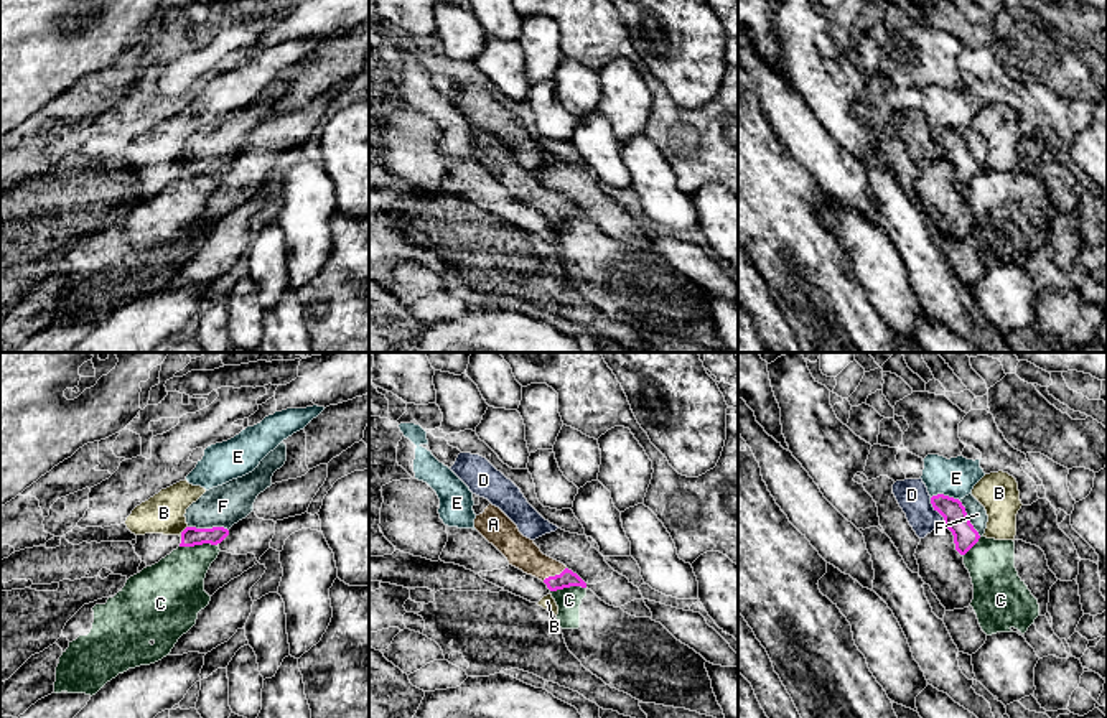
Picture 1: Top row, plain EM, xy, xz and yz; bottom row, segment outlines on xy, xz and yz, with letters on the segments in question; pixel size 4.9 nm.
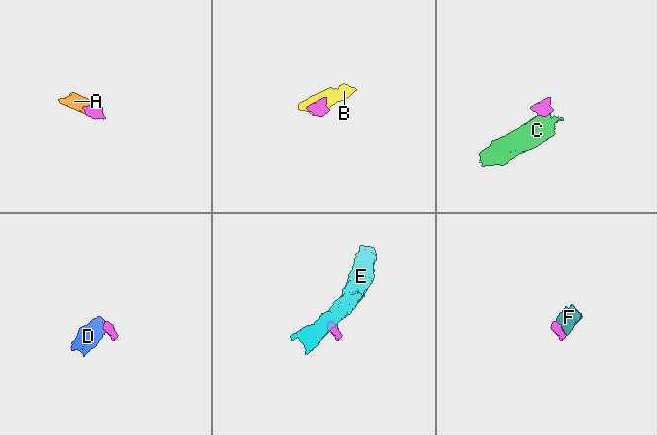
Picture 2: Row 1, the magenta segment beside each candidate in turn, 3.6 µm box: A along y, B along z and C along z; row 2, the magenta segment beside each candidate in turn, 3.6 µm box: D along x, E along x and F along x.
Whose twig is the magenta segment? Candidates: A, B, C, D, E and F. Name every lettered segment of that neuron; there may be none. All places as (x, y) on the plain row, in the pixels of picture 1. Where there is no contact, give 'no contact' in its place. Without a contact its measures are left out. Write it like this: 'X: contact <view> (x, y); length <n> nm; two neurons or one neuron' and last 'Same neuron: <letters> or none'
A: contact xz (555, 206); length 140 nm; one neuron
B: contact xy (183, 162); length 70 nm; two neurons
C: contact xy (198, 175); length 180 nm; two neurons
D: contact yz (936, 140); length 150 nm; two neurons
E: contact yz (946, 127); length 150 nm; two neurons
F: contact xy (208, 160); length 200 nm; one neuron
Same neuron: A, F

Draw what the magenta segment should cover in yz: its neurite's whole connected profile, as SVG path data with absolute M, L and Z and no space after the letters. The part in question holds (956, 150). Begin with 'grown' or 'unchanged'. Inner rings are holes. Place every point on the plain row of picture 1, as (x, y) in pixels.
grown | M937 125L931 128L931 135L944 148L944 158L952 163L955 181L960 186L965 186L983 168L988 147L972 125L960 132Z

